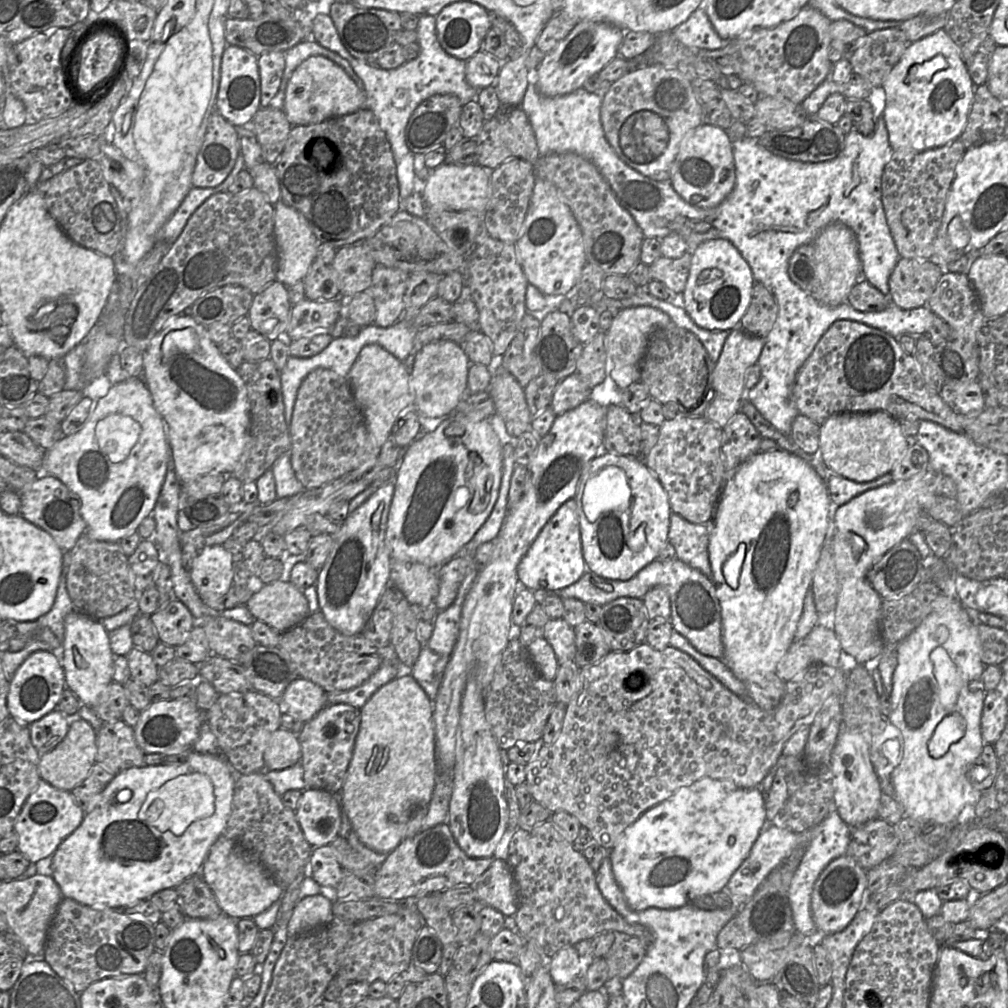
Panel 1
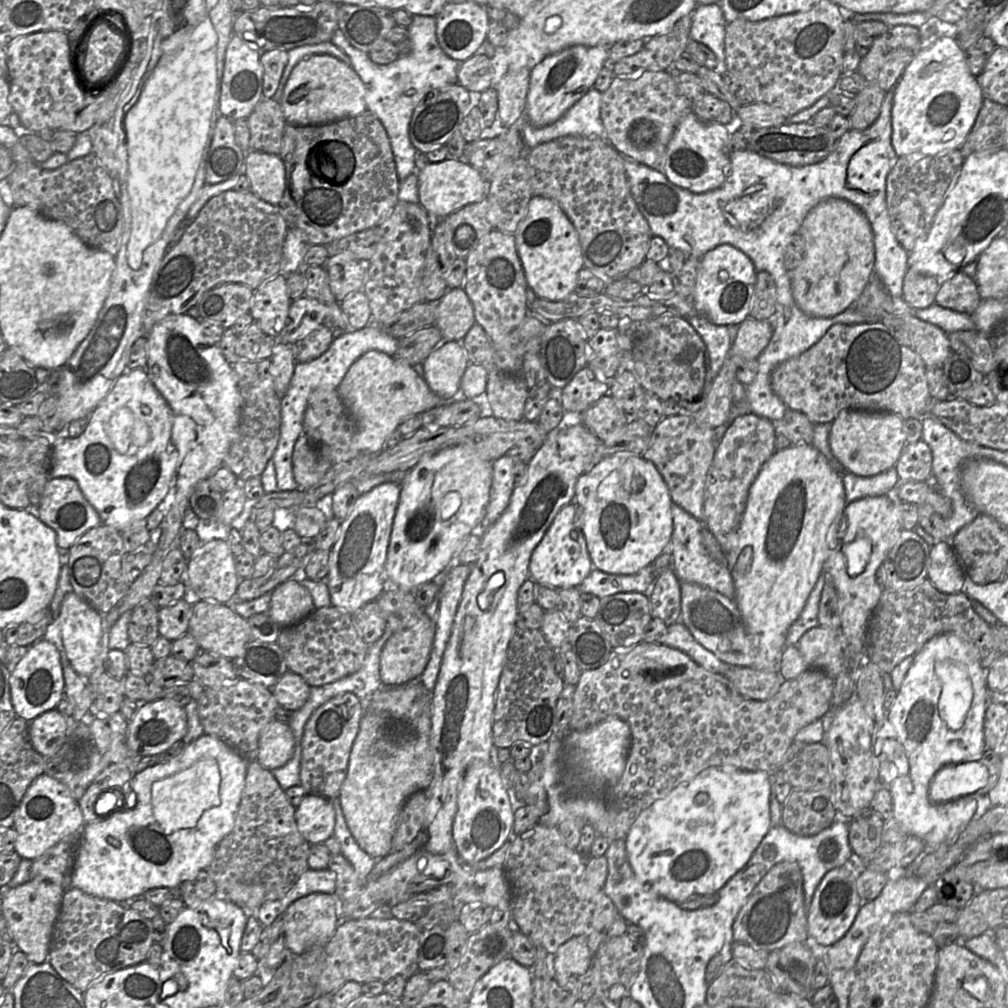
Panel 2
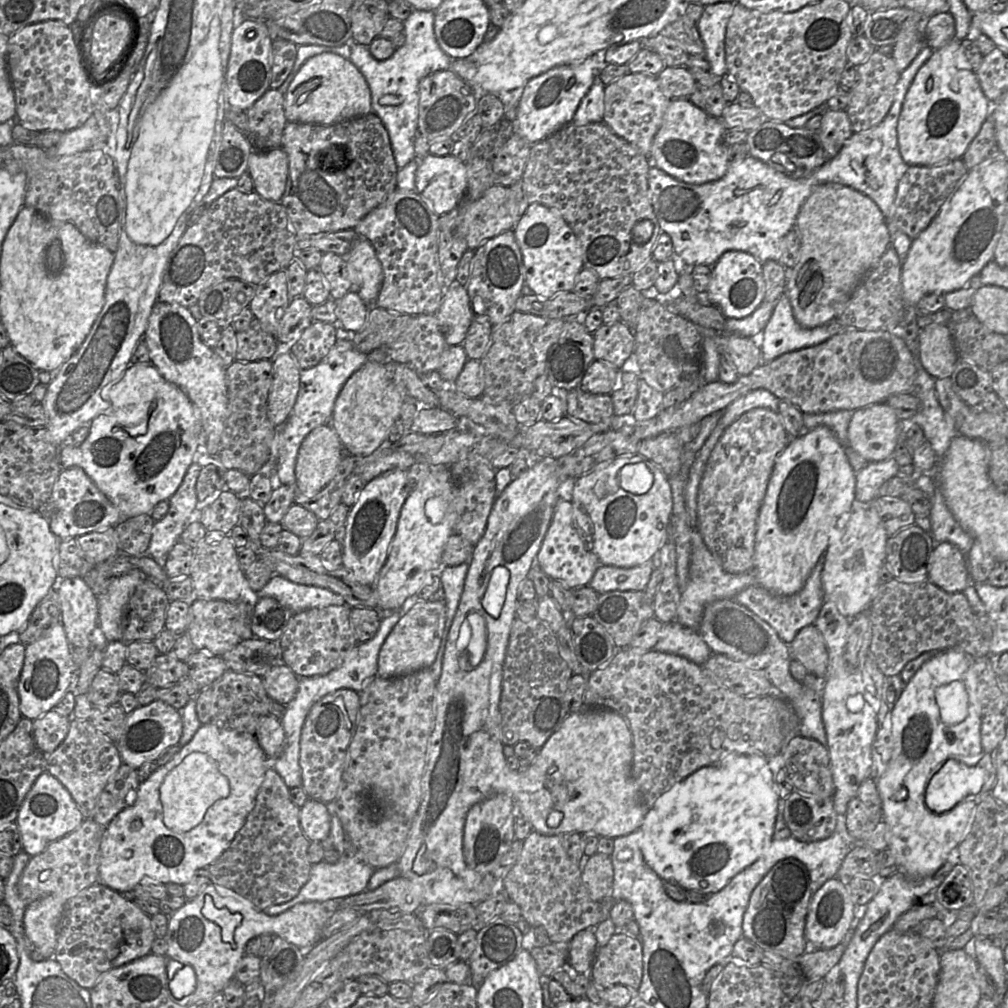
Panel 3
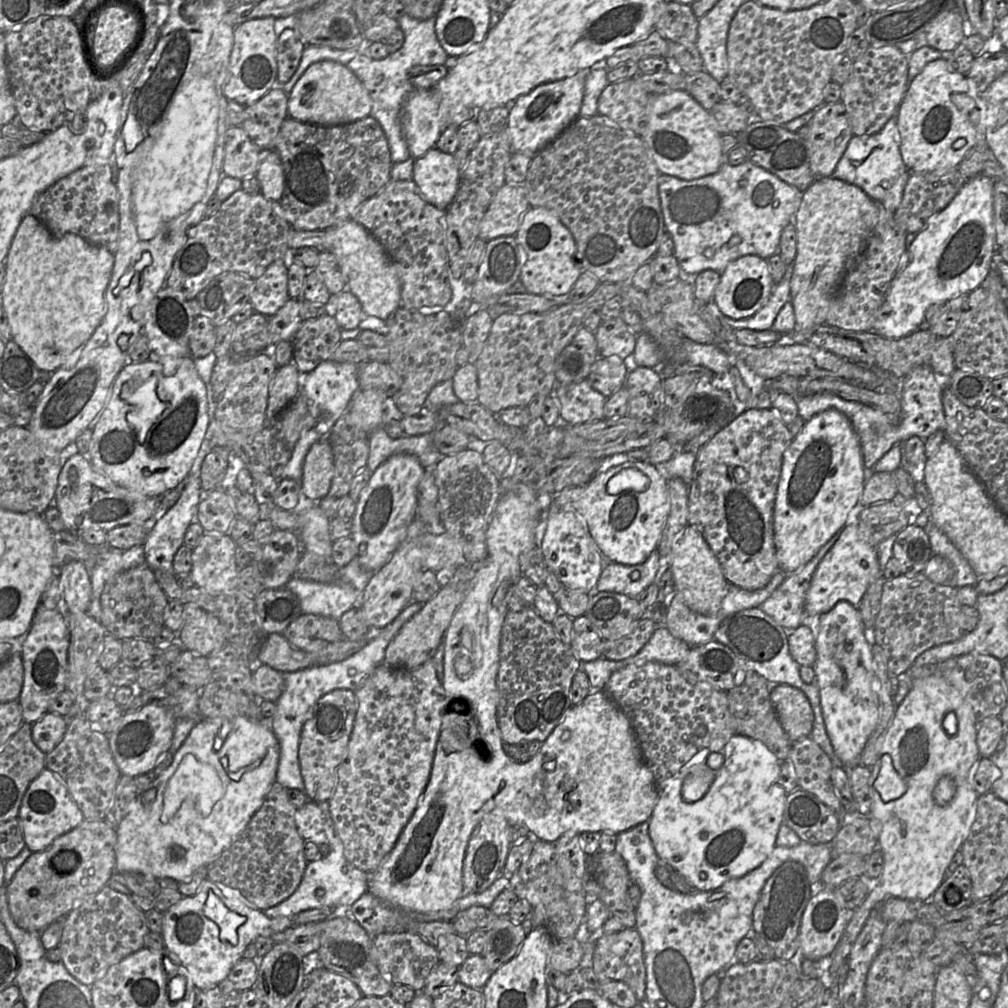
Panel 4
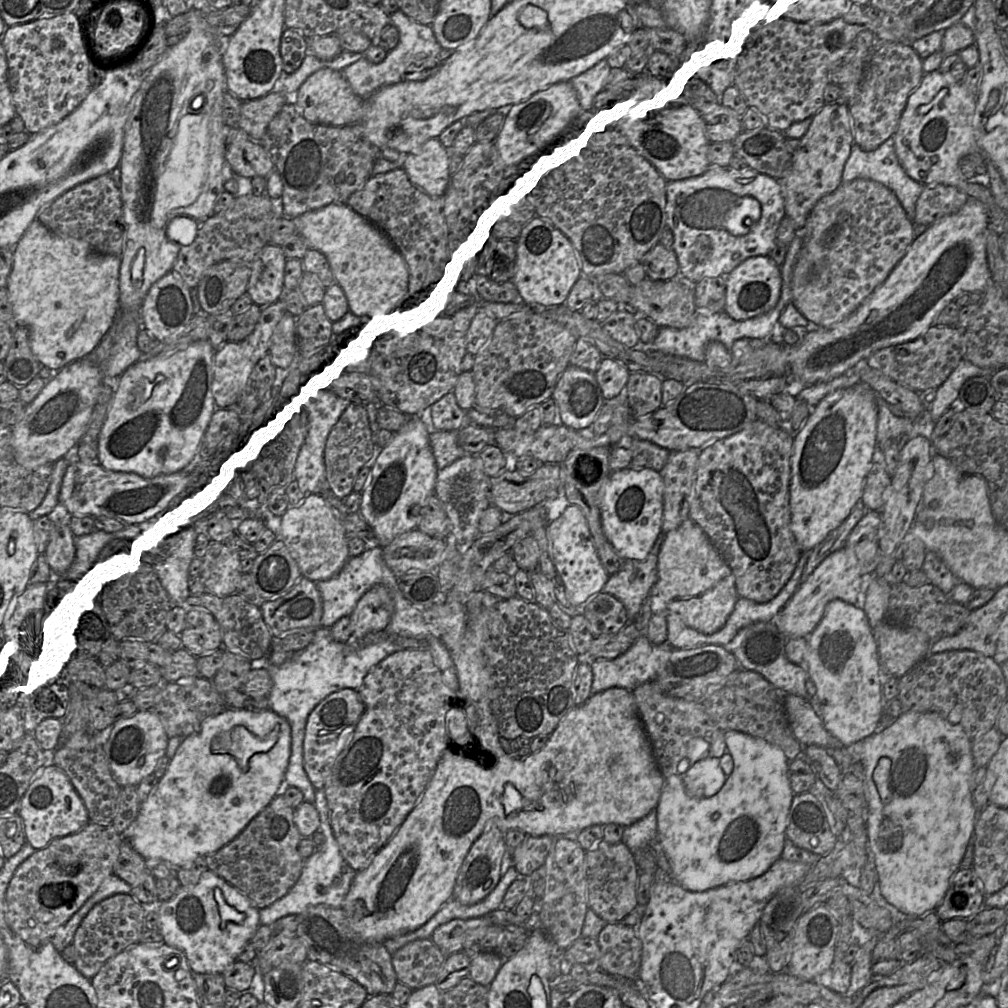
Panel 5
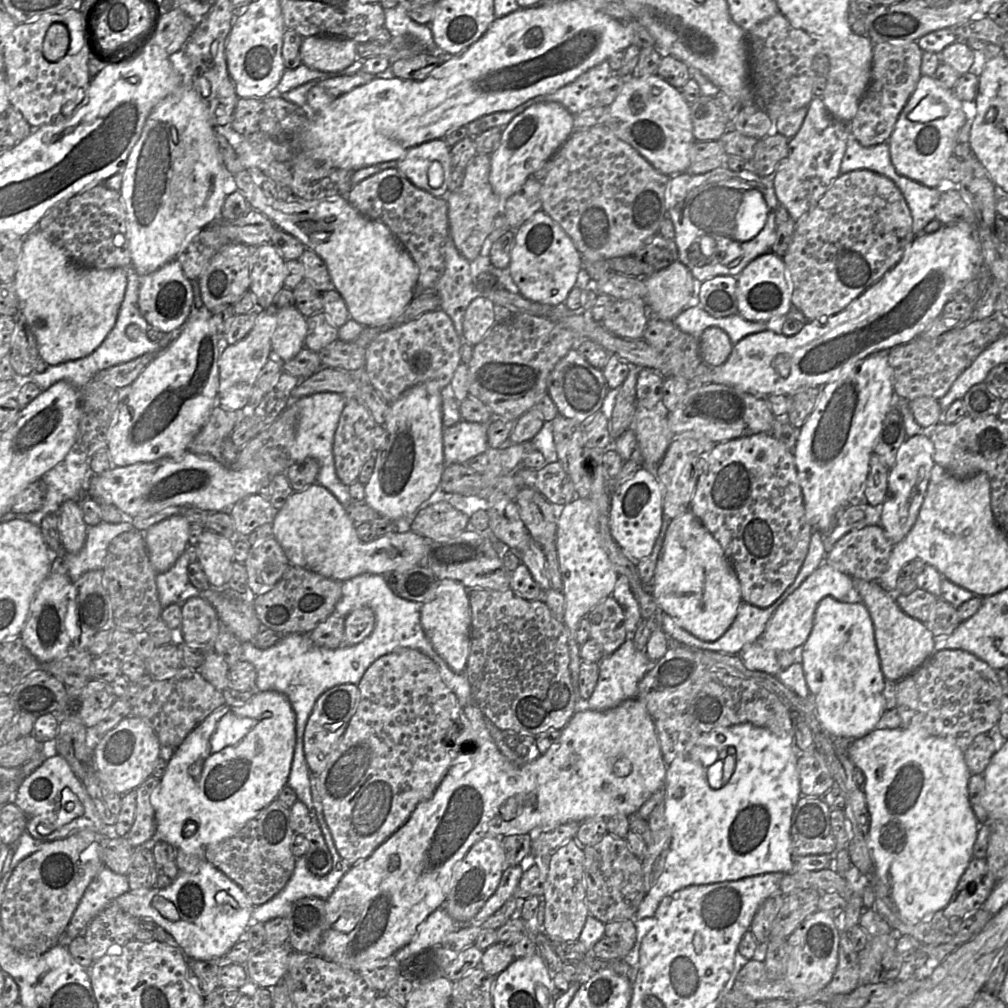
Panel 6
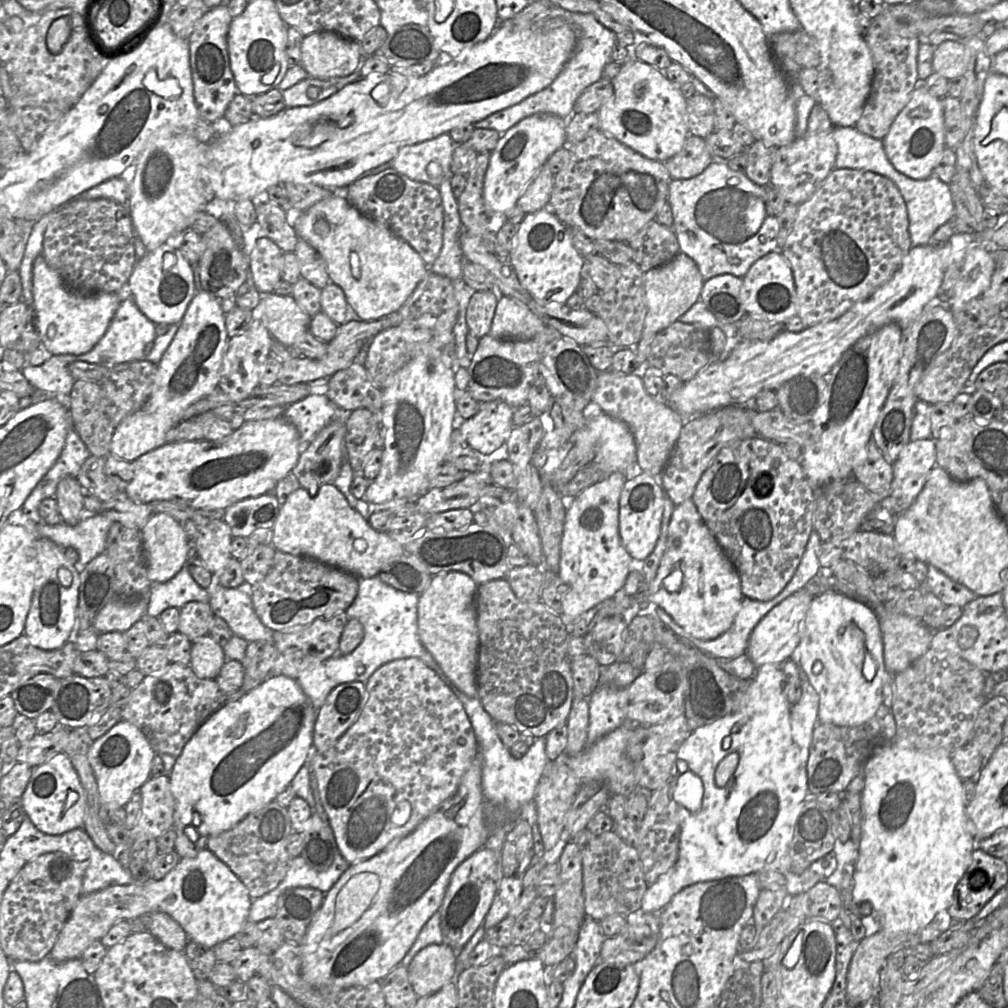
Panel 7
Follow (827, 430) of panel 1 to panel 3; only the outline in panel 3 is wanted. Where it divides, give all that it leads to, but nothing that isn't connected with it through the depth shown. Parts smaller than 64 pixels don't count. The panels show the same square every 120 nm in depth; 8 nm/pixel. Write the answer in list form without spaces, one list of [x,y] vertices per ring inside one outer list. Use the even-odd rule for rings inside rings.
[[[886,403],[857,409],[848,426],[849,444],[868,463],[883,461],[893,456],[900,422]]]

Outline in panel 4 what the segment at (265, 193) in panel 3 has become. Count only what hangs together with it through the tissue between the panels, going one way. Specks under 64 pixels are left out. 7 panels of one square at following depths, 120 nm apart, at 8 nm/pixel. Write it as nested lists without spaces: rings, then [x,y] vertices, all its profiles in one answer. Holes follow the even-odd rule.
[[[275,150],[264,153],[255,176],[260,182],[261,194],[267,199],[280,201],[284,189],[284,171]]]

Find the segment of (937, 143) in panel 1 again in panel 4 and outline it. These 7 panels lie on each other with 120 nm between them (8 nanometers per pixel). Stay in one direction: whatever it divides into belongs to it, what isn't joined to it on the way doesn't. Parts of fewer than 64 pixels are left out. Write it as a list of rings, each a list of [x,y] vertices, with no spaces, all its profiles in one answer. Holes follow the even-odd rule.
[[[938,59],[927,64],[923,71],[910,83],[903,101],[897,110],[897,130],[902,160],[910,173],[934,172],[958,168],[960,162],[970,149],[977,145],[986,144],[985,101],[982,99],[982,94],[978,92],[973,80],[955,71],[947,59]],[[953,94],[966,94],[971,99],[976,100],[976,107],[980,111],[979,124],[972,124],[969,116],[957,109],[951,99]],[[958,139],[964,139],[966,143],[962,148],[954,149],[953,143]]]

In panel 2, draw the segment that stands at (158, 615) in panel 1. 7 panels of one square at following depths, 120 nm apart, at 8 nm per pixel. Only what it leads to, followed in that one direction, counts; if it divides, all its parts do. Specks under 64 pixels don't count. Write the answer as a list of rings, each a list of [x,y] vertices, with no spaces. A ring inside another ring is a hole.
[[[184,599],[159,608],[159,634],[174,641],[189,630],[192,606]]]

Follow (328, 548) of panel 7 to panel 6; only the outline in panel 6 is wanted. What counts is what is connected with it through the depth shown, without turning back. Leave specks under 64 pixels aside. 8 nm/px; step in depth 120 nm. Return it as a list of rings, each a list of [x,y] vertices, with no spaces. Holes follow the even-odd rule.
[[[316,482],[302,491],[293,492],[278,510],[272,525],[273,537],[291,565],[341,582],[361,574],[382,575],[398,568],[419,565],[426,555],[426,540],[431,540],[409,530],[387,533],[370,542],[362,542],[344,506]]]

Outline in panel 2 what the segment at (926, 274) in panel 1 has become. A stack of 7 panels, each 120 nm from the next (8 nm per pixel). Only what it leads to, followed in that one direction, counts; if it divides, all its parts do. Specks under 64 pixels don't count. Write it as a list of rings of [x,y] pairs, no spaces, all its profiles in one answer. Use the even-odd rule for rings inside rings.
[[[908,267],[903,279],[902,298],[913,309],[927,308],[935,303],[941,281]]]

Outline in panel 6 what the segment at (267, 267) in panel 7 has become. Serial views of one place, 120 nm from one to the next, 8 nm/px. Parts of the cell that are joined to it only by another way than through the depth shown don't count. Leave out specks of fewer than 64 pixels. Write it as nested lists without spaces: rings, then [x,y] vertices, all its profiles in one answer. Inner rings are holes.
[[[271,243],[254,248],[251,256],[250,288],[258,309],[272,309],[276,294],[285,286],[286,260]]]

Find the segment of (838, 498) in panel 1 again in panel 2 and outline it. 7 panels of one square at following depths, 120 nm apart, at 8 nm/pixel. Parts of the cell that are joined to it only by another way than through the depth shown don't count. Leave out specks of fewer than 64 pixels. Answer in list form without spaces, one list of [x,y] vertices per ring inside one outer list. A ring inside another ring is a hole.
[[[895,466],[874,476],[845,472],[841,477],[847,504],[869,496],[891,495],[900,482]]]

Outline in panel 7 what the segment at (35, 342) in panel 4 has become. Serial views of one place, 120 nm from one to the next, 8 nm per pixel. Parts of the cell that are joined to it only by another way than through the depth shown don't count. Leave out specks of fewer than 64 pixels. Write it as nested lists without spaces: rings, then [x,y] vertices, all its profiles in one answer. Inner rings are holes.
[[[42,254],[32,267],[33,318],[42,348],[50,355],[80,355],[90,351],[105,334],[121,300],[118,294],[83,295],[66,287]]]

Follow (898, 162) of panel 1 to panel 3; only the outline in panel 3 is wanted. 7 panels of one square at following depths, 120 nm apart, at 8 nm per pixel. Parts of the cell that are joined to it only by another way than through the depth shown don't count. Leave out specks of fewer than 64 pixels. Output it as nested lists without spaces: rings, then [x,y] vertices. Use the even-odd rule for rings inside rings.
[[[963,159],[935,166],[909,166],[900,179],[895,199],[893,221],[896,227],[915,239],[938,214],[944,202],[953,194],[967,175]]]

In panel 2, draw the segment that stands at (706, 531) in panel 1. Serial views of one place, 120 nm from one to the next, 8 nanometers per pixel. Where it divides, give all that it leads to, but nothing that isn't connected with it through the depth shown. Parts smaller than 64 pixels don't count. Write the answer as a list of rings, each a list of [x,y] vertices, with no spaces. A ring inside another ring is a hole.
[[[672,502],[673,531],[668,550],[672,554],[672,567],[680,582],[690,582],[702,585],[721,593],[728,599],[735,597],[735,586],[731,571],[725,561],[712,558],[703,544],[703,522]]]

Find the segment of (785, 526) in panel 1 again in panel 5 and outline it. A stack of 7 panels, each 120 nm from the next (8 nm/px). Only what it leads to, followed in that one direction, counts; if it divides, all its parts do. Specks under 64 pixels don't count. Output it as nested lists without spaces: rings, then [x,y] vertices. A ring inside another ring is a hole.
[[[865,383],[825,396],[797,432],[791,455],[790,528],[801,552],[814,549],[860,503],[867,476],[878,457],[878,409],[875,392]]]

